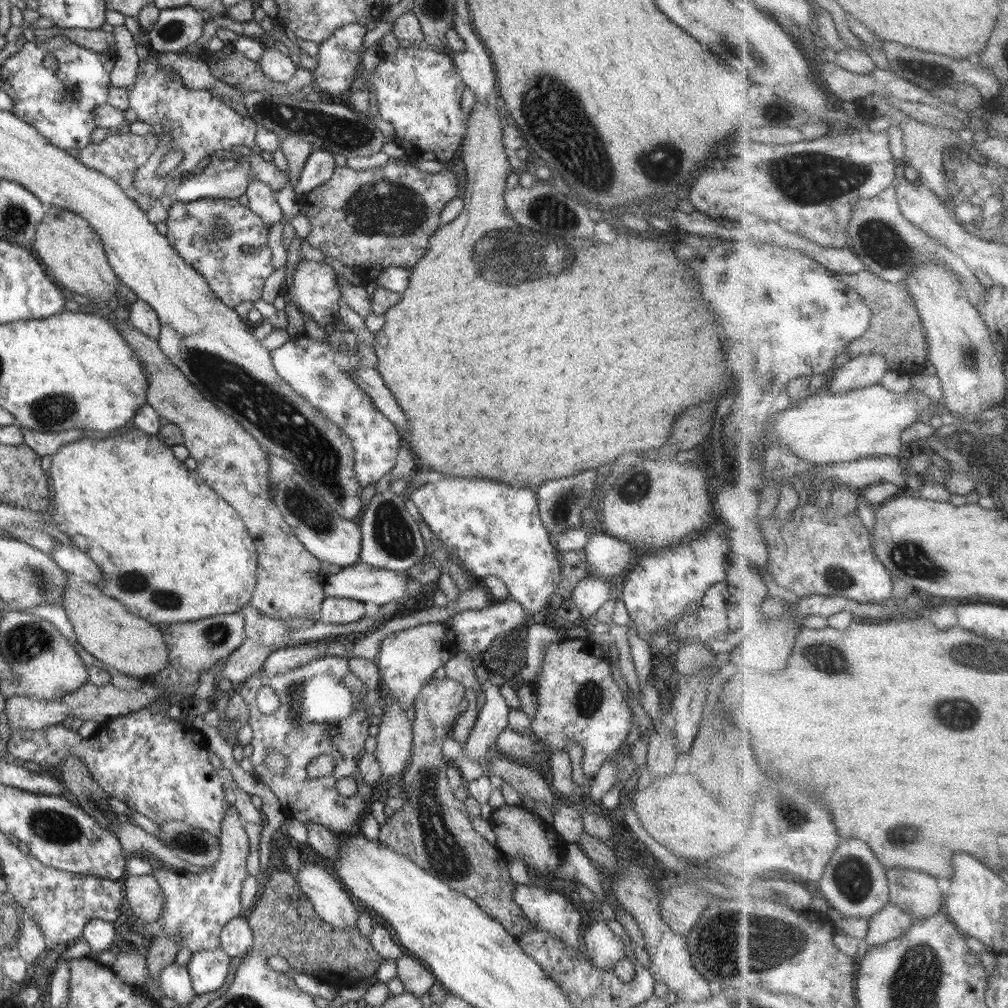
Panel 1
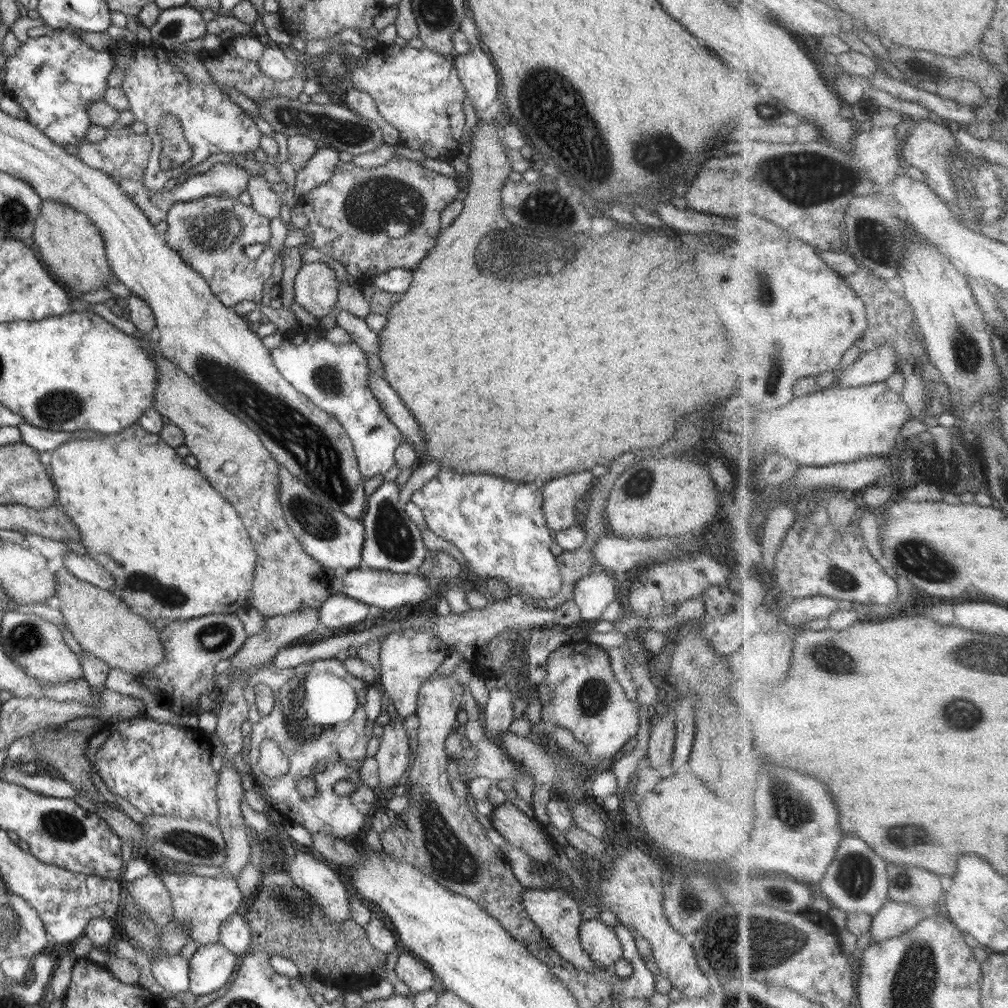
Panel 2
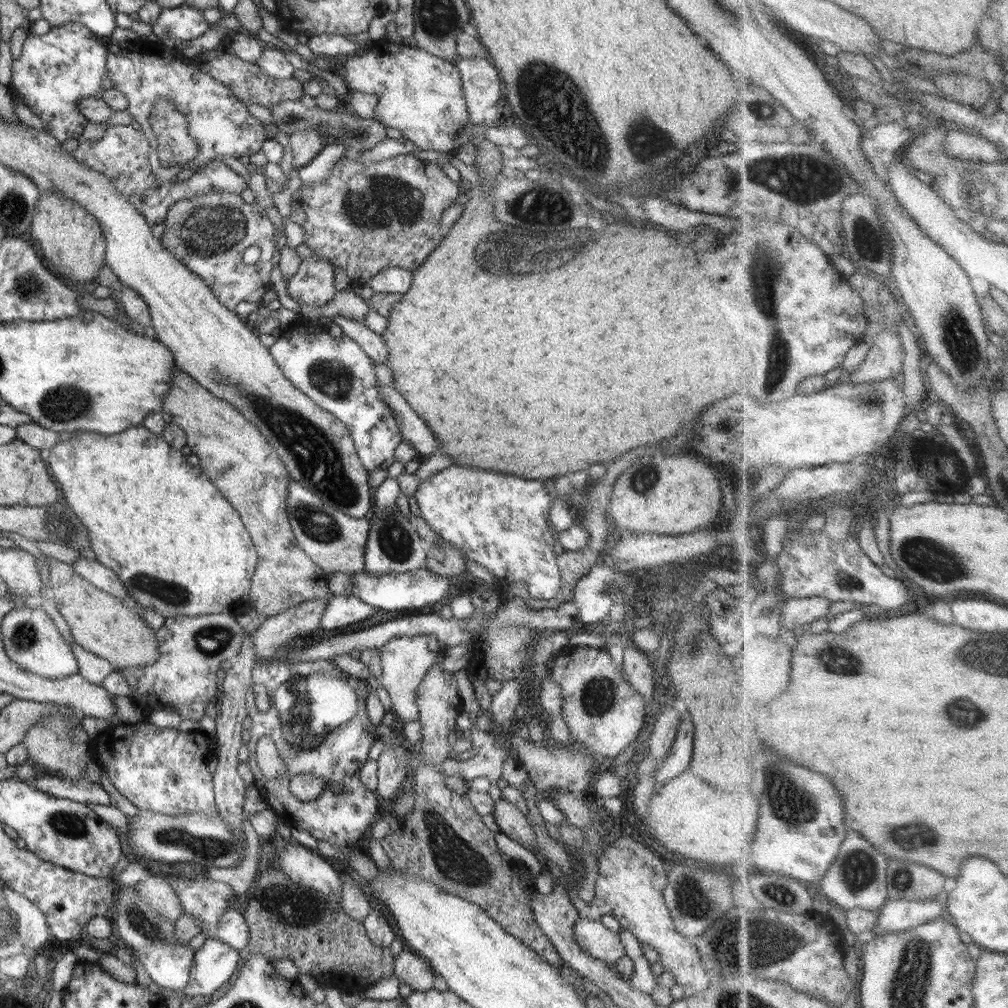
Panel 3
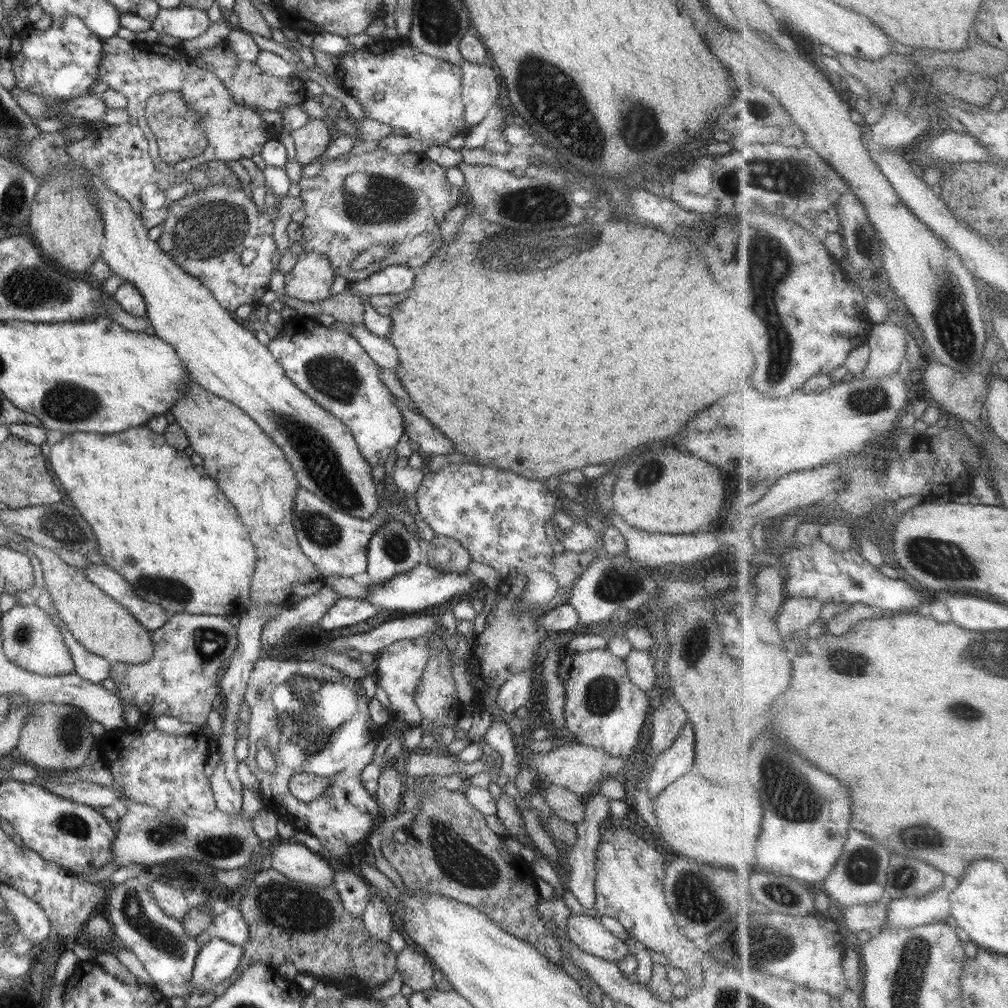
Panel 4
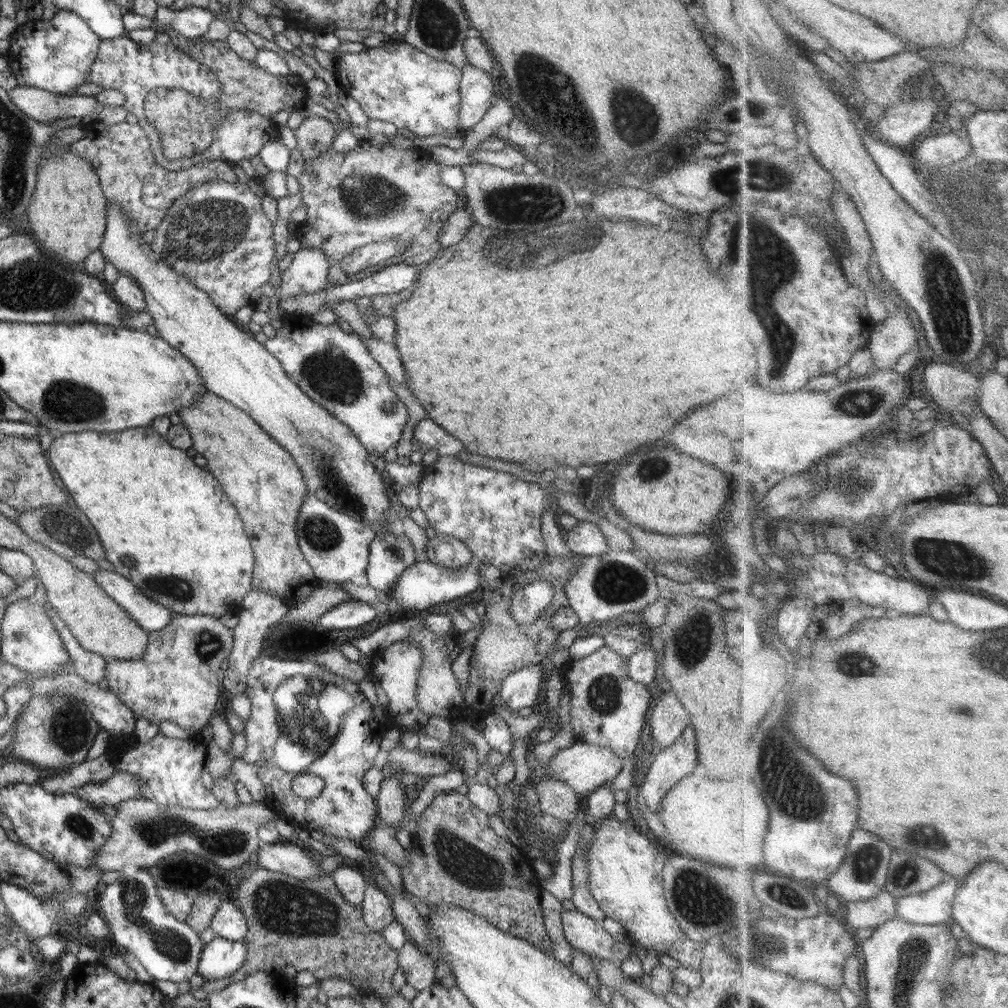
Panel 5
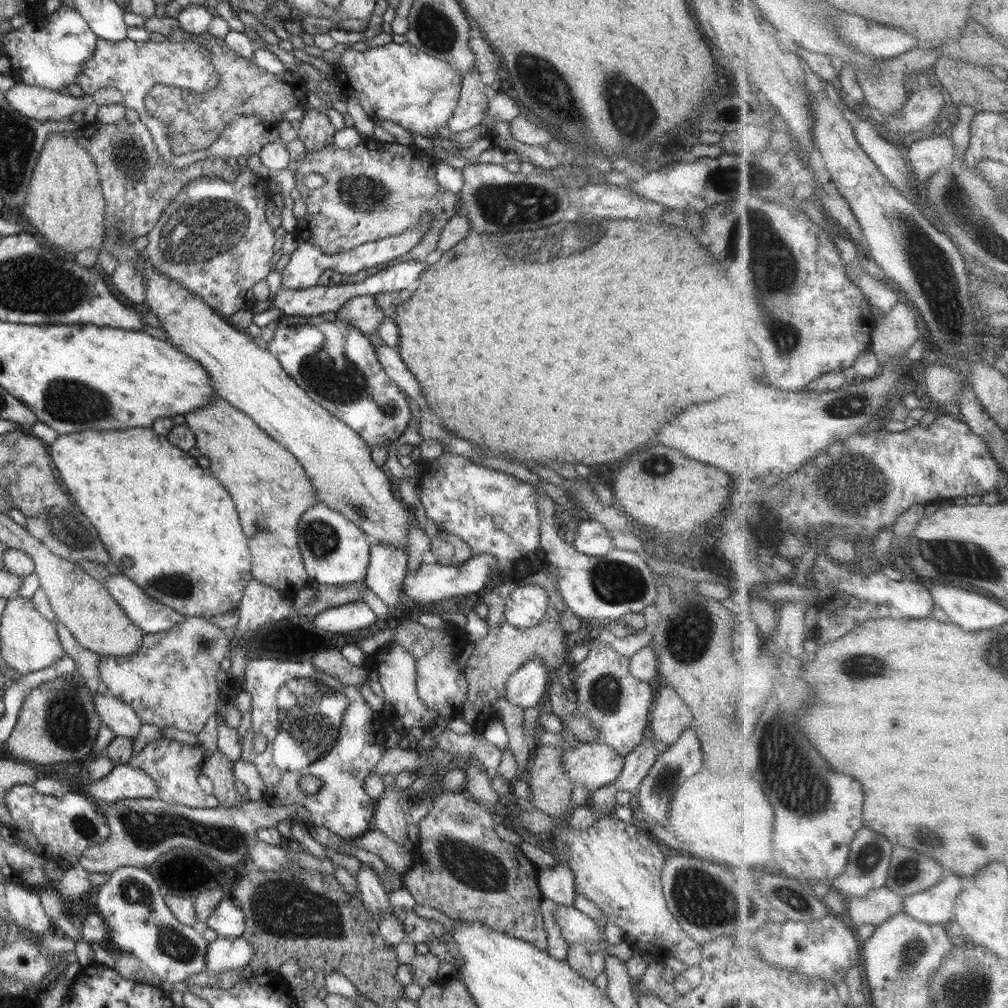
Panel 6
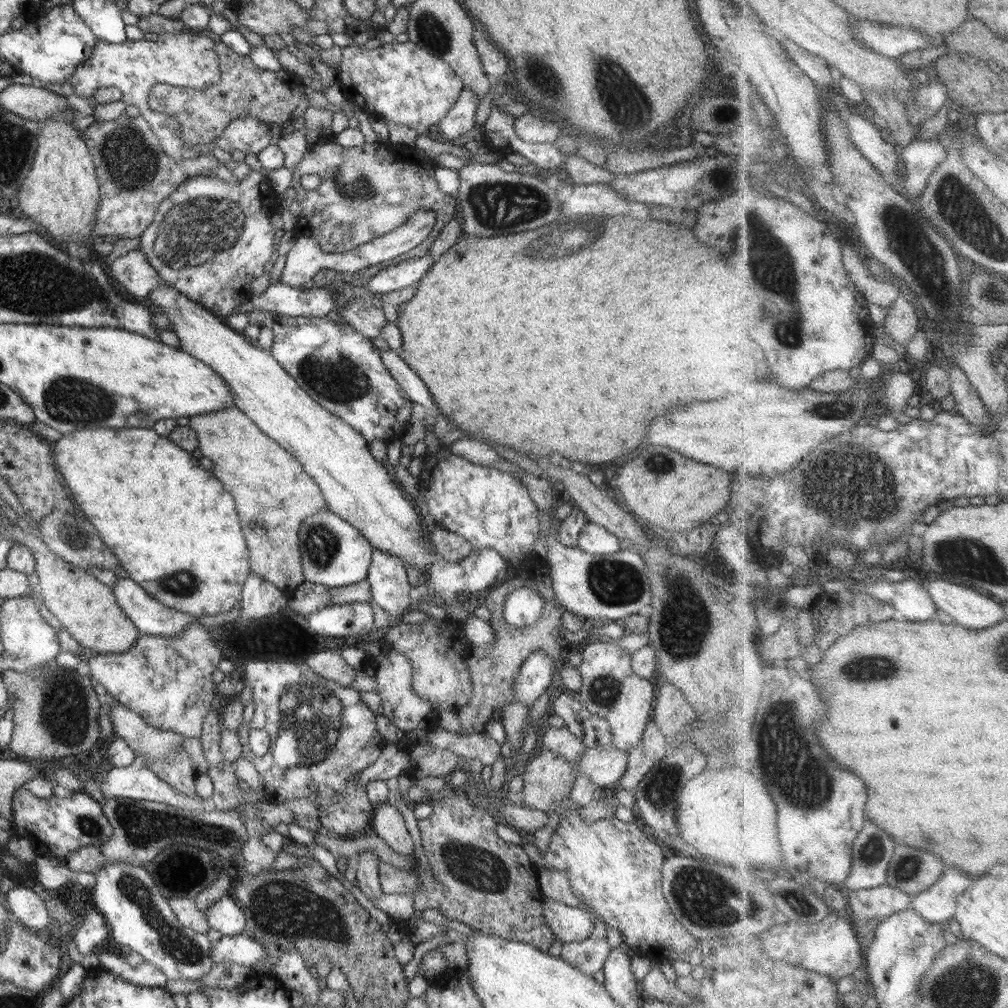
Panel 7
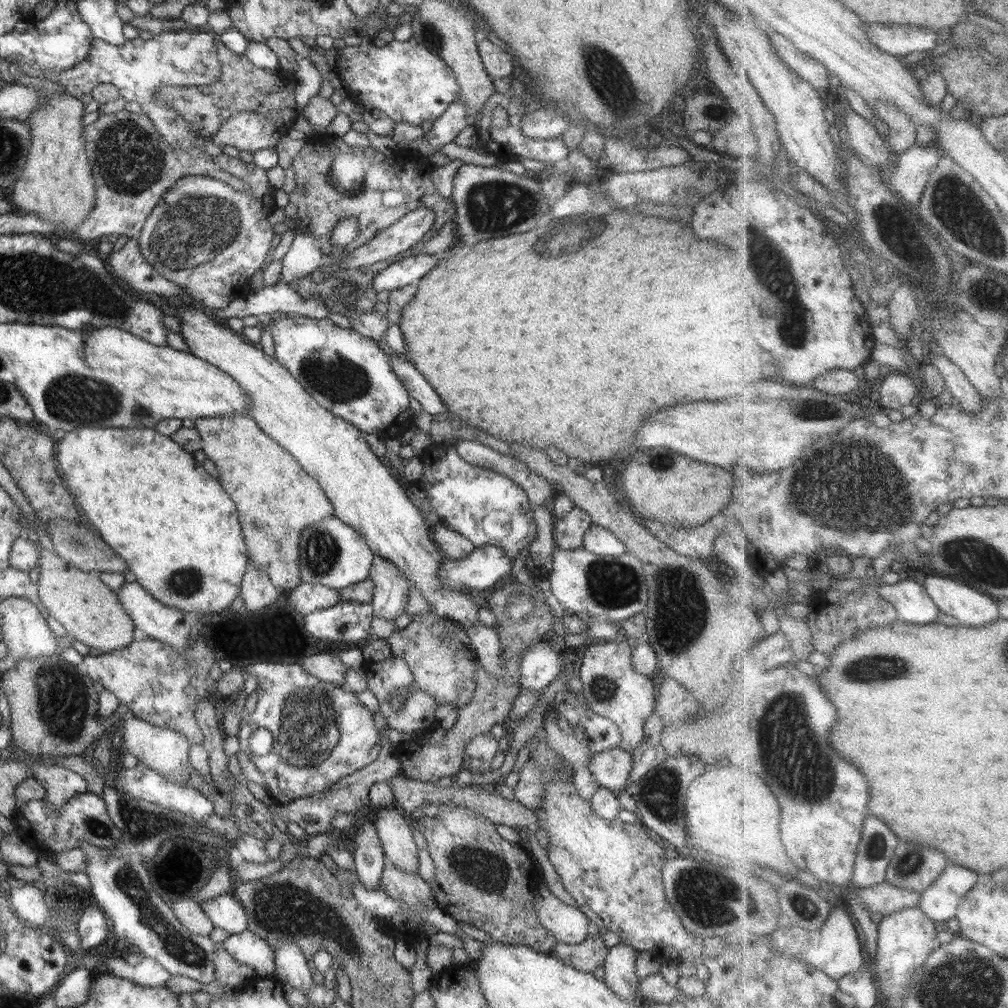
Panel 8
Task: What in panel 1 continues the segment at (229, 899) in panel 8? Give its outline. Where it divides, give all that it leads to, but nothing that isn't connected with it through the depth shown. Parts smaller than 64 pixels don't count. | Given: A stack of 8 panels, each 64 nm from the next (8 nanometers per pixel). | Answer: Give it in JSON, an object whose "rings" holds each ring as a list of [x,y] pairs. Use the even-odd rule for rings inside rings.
{"rings":[[[239,915],[227,922],[220,935],[220,946],[231,958],[242,957],[251,952],[253,930],[249,919]]]}

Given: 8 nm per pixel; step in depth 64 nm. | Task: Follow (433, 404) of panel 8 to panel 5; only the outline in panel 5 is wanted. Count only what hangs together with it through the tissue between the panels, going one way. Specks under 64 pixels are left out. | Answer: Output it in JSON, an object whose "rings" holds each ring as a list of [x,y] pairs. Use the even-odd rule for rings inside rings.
{"rings":[[[365,338],[366,347],[368,347],[368,353],[376,360],[376,363],[392,377],[395,381],[408,389],[408,383],[406,383],[406,377],[404,375],[404,365],[400,359],[400,354],[396,349],[395,344],[392,342],[384,342],[376,338]]]}

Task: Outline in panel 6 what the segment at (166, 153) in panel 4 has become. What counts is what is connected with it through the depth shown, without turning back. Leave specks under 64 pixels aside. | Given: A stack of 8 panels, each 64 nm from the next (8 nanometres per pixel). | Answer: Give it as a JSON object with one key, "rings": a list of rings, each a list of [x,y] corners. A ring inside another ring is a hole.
{"rings":[[[216,36],[212,38],[211,63],[220,76],[216,88],[208,92],[194,92],[156,84],[145,98],[149,116],[159,118],[168,127],[169,143],[173,154],[188,154],[208,148],[220,138],[228,124],[238,115],[253,114],[268,122],[279,122],[282,113],[305,105],[305,81],[294,72],[282,76],[266,72],[252,59],[242,58]]]}

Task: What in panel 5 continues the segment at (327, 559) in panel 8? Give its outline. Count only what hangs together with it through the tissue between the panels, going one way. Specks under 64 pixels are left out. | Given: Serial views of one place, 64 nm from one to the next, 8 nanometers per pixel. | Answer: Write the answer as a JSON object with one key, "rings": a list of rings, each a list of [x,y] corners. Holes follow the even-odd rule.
{"rings":[[[312,493],[304,497],[296,524],[299,547],[320,583],[346,582],[365,574],[369,563],[369,546],[377,535],[372,527],[344,512],[338,512]]]}

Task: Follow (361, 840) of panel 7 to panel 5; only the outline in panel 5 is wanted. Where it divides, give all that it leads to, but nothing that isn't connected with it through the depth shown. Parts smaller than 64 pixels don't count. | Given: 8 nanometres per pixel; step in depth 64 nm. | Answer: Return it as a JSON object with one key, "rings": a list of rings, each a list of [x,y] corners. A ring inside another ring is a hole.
{"rings":[[[376,826],[366,835],[362,845],[370,852],[372,849],[377,850],[378,854],[384,855],[394,866],[400,866],[406,860],[406,850],[400,846],[395,834],[394,828],[390,826]]]}

